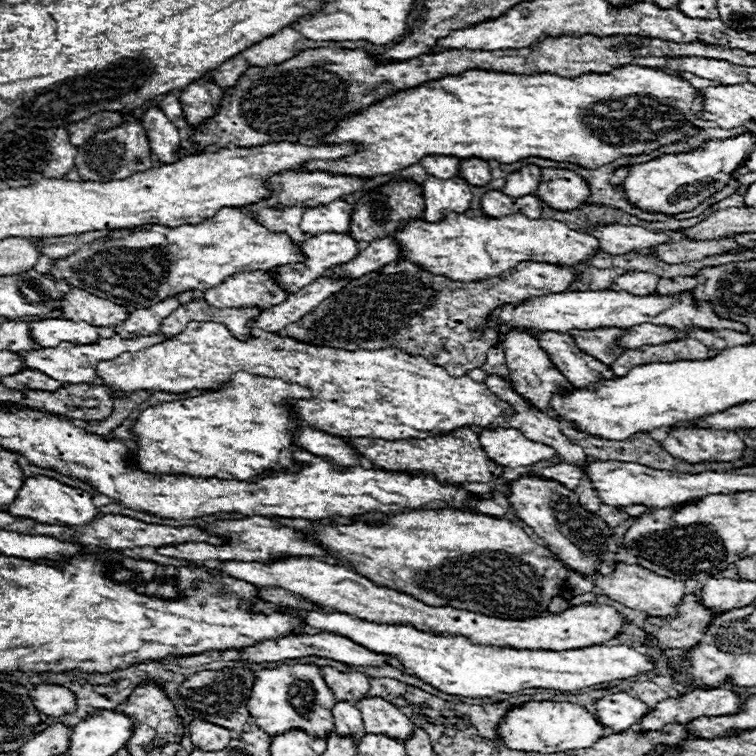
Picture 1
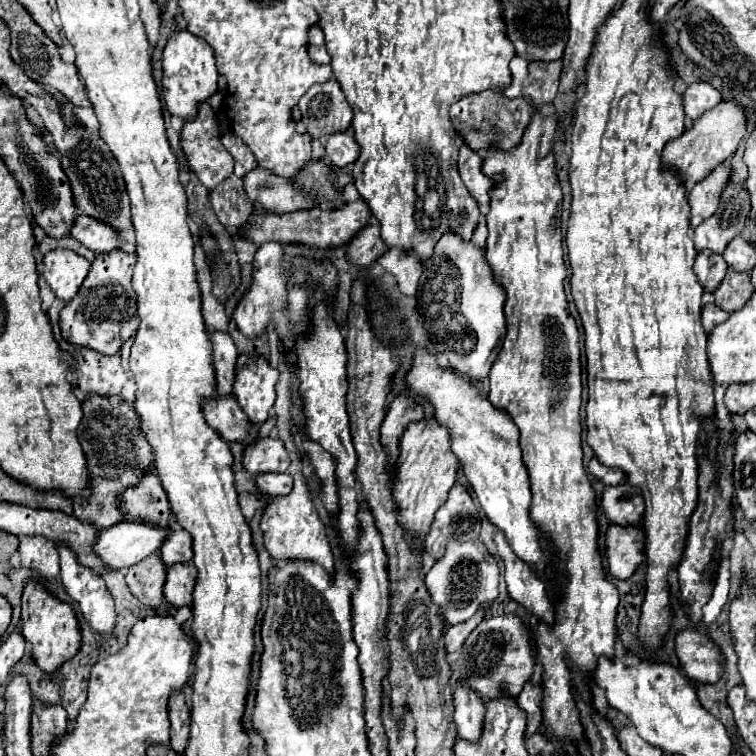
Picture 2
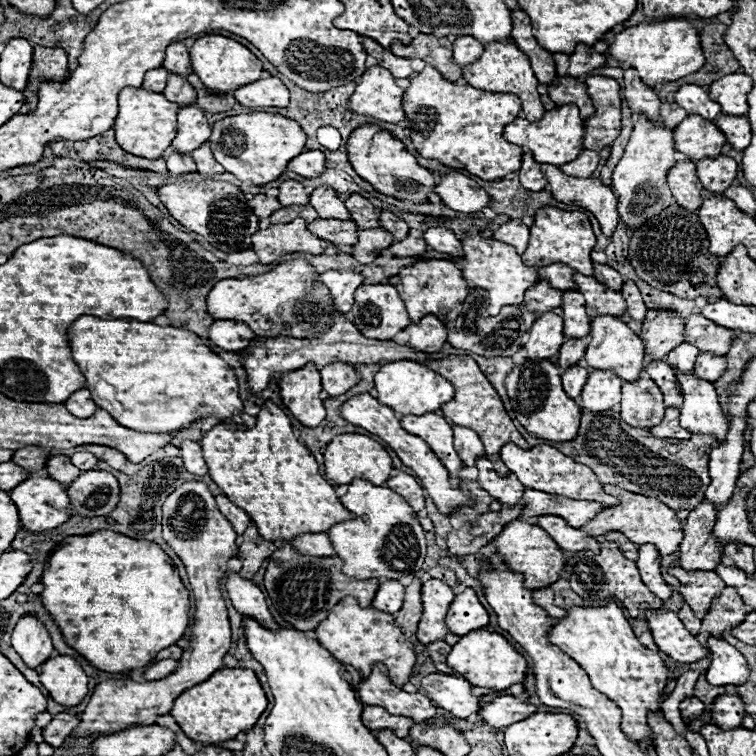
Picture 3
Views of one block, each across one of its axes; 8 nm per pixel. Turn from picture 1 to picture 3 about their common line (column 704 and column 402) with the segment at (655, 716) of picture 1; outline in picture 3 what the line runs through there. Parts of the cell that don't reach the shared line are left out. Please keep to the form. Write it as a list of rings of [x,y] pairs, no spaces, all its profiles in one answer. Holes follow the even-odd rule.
[[[382,664],[372,666],[370,676],[360,682],[358,694],[364,704],[382,706],[390,714],[412,718],[418,724],[428,722],[430,718],[436,716],[436,708],[424,694],[420,694],[420,692],[408,694],[402,688],[394,686],[388,678],[386,666],[382,666]]]

